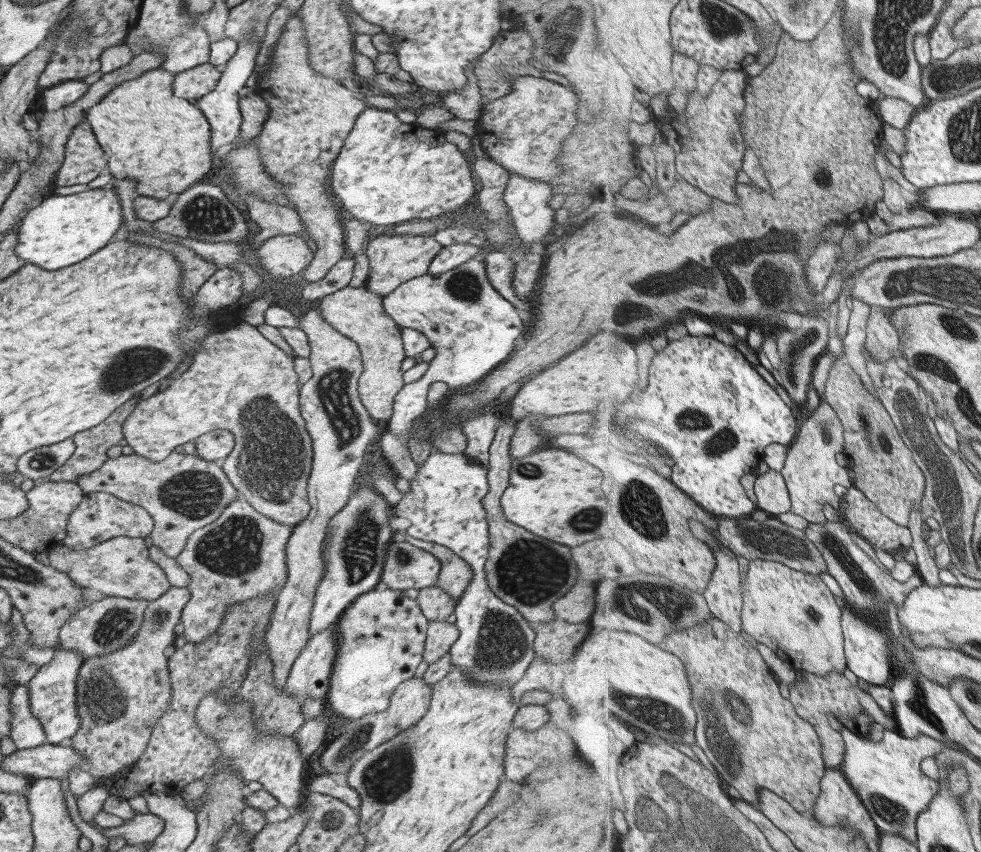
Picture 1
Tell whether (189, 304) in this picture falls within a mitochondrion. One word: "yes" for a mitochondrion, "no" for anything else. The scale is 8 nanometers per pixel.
no

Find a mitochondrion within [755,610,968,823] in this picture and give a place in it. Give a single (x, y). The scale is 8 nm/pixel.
(919, 704)

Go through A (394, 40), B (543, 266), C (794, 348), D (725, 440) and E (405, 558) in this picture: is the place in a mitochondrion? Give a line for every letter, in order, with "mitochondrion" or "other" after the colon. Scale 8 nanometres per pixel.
A: other
B: other
C: mitochondrion
D: mitochondrion
E: mitochondrion

